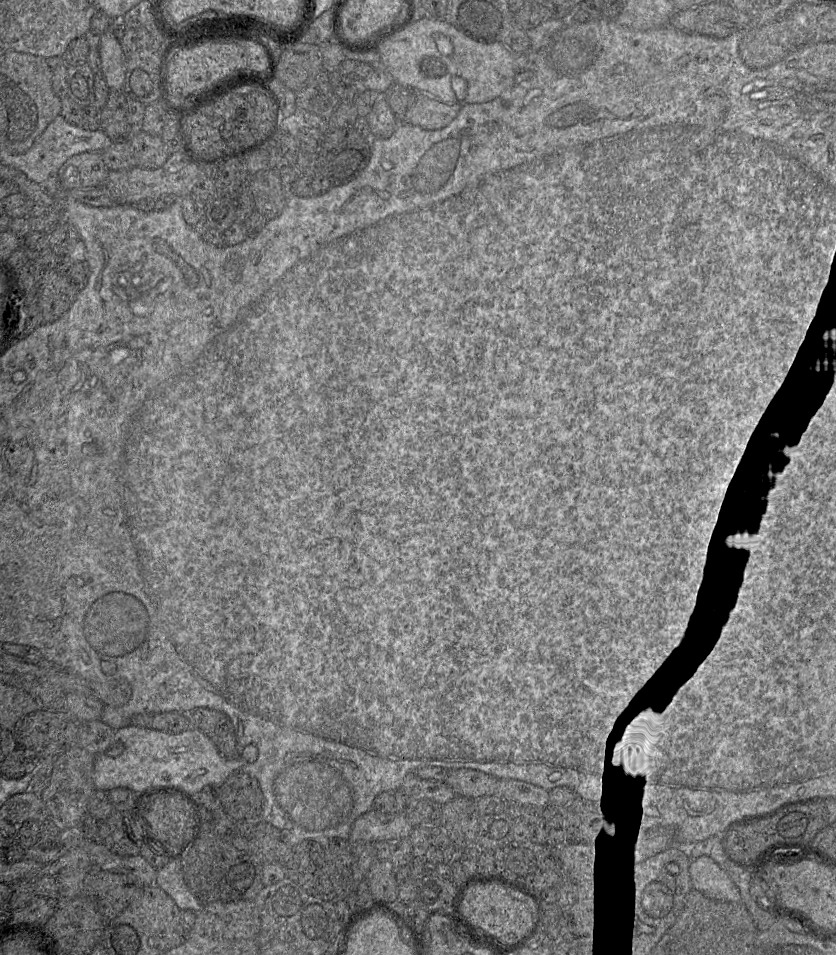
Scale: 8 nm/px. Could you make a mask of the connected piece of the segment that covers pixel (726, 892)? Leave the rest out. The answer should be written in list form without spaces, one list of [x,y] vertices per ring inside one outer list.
[[[710,857],[691,859],[690,878],[693,889],[709,898],[742,903],[739,889],[729,874]]]

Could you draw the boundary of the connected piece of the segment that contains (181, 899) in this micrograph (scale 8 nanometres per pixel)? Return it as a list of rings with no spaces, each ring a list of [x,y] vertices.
[[[169,860],[158,869],[155,885],[164,890],[181,910],[199,912],[203,909],[204,905],[191,892],[184,879],[180,860]]]

